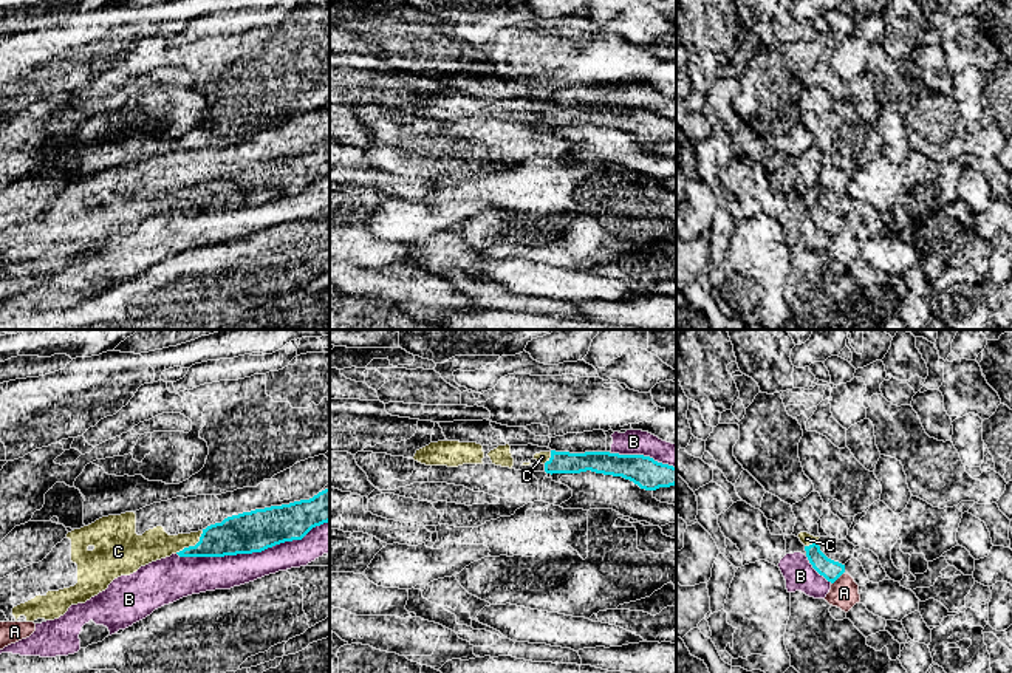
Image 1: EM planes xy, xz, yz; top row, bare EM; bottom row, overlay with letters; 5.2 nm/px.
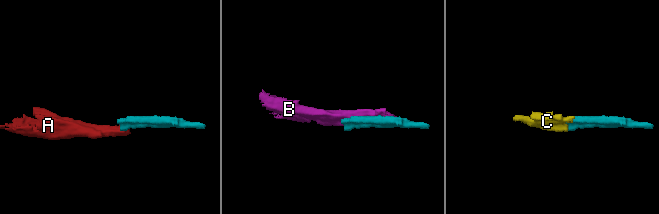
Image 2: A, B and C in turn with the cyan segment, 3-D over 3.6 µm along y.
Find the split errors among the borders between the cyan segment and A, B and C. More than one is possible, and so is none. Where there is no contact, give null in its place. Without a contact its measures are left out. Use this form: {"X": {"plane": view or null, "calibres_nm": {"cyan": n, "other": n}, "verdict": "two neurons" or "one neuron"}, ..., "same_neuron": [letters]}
{"A": {"plane": "yz", "calibres_nm": {"cyan": 100, "other": 150}, "verdict": "two neurons"}, "B": {"plane": "xy", "calibres_nm": {"cyan": 220, "other": 180}, "verdict": "two neurons"}, "C": {"plane": "xy", "calibres_nm": {"cyan": 200, "other": 160}, "verdict": "one neuron"}, "same_neuron": ["C"]}

